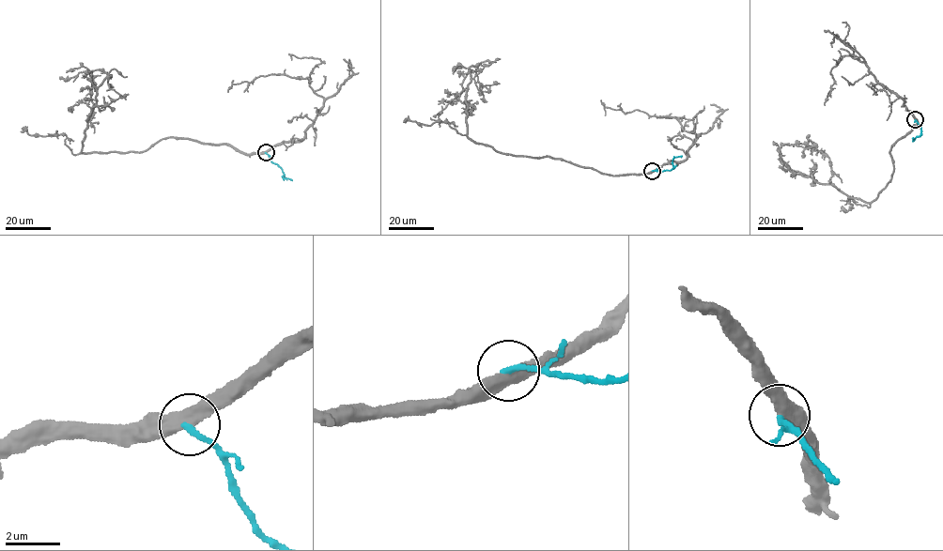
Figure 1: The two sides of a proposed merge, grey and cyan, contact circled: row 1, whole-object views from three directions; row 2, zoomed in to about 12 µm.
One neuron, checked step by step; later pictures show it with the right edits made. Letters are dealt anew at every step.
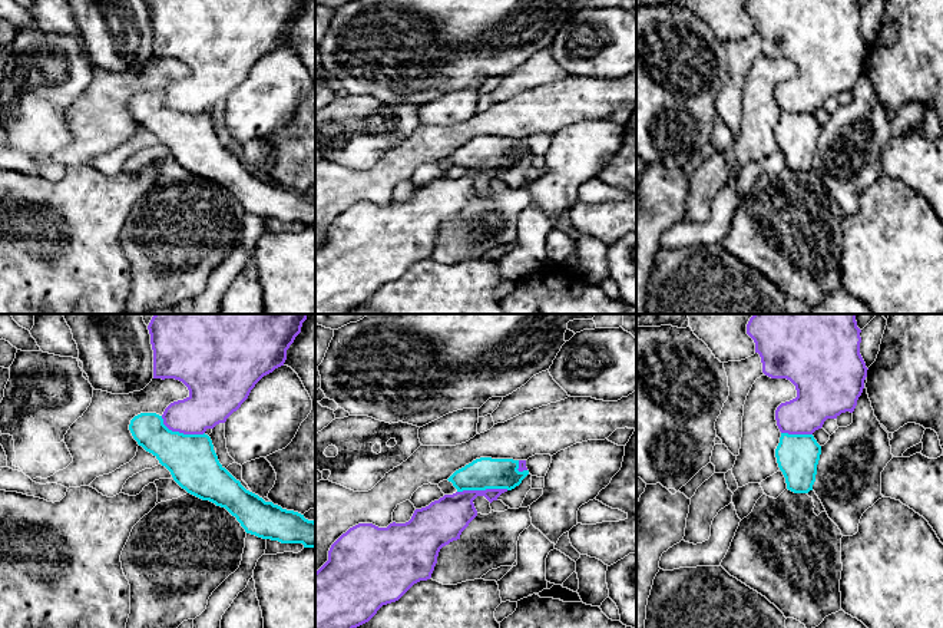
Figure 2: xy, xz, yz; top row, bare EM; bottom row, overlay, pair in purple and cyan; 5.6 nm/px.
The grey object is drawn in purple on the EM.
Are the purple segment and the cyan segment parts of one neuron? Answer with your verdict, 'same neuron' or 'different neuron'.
different neuron

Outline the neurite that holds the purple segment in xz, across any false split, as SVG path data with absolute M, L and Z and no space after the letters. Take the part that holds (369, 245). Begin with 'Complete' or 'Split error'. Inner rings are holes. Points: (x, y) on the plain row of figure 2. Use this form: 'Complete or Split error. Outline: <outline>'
Complete. Outline: M456 171L416 188L406 202L350 206L315 251L315 314L347 314L414 262L430 258L440 228L460 218L477 195L473 179L484 175L492 182L504 171Z

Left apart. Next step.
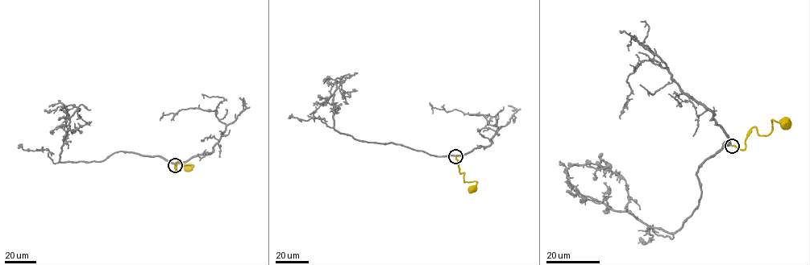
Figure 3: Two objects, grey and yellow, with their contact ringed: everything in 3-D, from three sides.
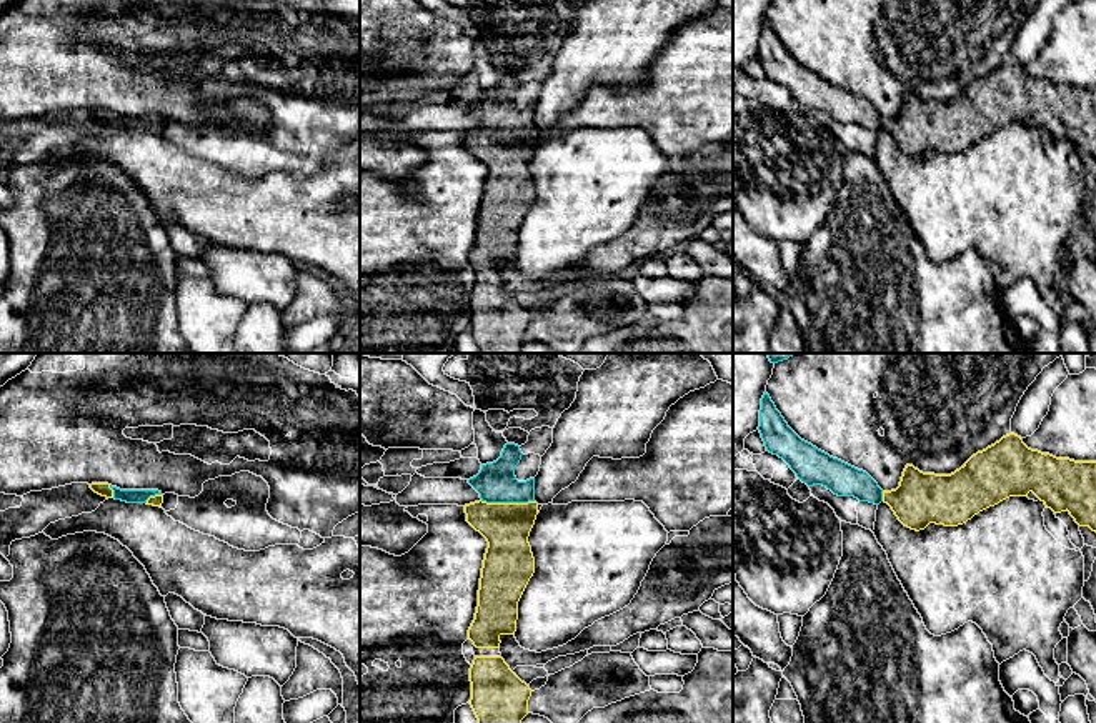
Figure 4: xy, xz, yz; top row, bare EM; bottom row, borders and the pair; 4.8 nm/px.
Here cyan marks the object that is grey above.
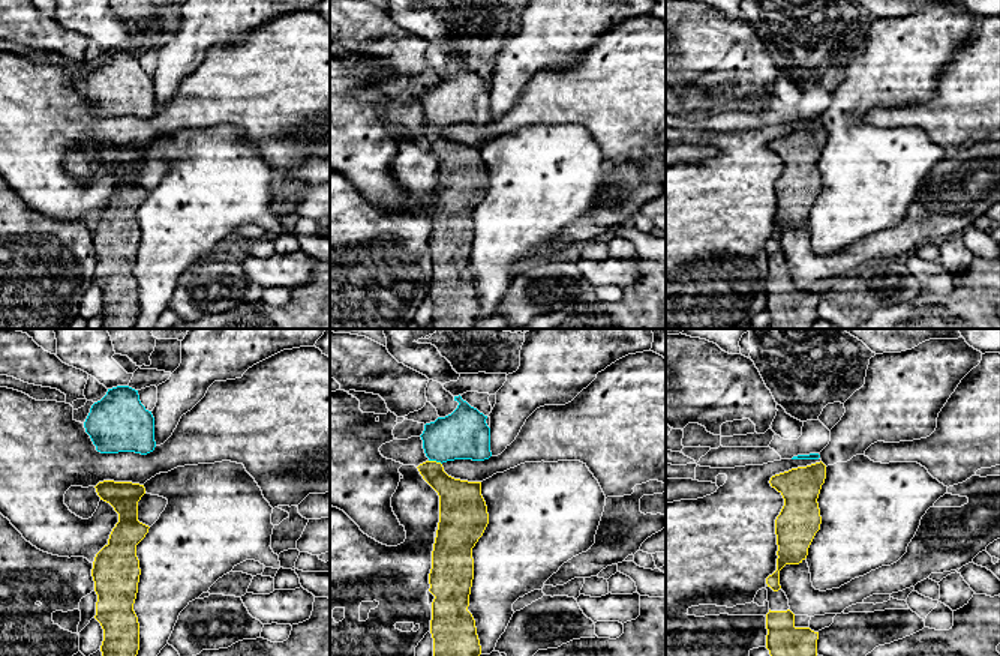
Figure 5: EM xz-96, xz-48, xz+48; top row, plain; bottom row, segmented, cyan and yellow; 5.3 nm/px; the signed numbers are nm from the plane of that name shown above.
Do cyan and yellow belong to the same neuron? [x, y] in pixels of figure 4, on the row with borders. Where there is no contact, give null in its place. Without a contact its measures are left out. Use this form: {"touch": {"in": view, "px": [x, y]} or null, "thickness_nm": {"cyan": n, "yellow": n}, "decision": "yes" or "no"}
{"touch": {"in": "xz", "px": [507, 502]}, "thickness_nm": {"cyan": 190, "yellow": 220}, "decision": "yes"}

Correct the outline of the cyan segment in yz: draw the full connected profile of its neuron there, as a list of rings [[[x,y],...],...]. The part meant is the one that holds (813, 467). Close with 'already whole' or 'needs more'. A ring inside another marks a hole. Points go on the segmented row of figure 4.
[[[765,391],[758,426],[770,453],[783,458],[808,486],[823,485],[838,496],[888,503],[911,530],[929,523],[958,526],[1009,496],[1033,491],[1054,513],[1069,511],[1079,526],[1096,531],[1096,461],[1074,461],[1028,448],[1009,433],[973,455],[951,475],[923,473],[906,465],[899,486],[883,491],[858,470],[801,440]]]; needs more

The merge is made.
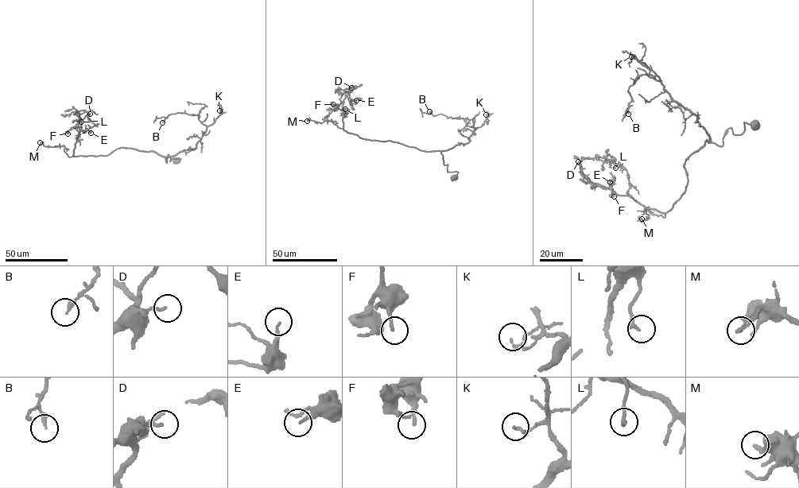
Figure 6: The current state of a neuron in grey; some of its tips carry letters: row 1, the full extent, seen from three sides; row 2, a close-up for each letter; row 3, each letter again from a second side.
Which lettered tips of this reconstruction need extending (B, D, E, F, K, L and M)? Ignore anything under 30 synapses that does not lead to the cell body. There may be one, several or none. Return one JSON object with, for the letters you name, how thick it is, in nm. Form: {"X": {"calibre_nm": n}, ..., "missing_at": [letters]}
{"missing_at": []}

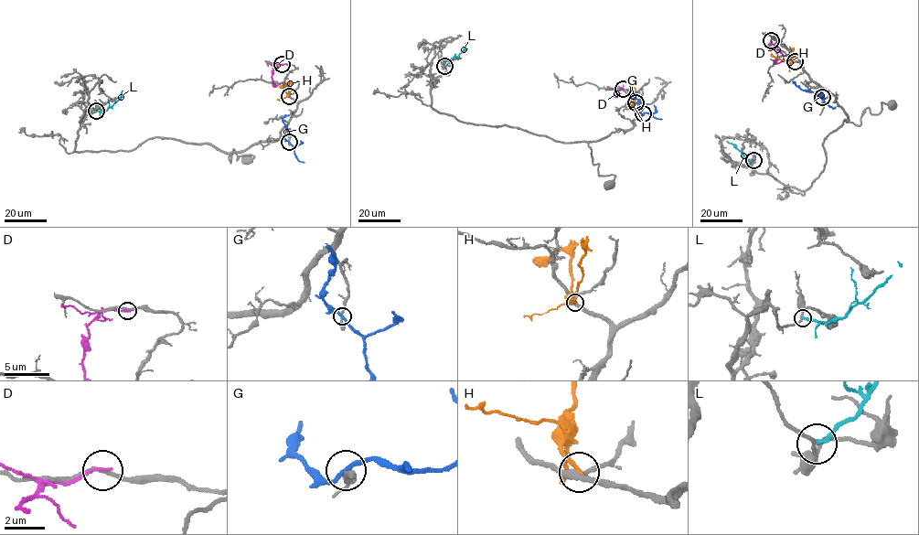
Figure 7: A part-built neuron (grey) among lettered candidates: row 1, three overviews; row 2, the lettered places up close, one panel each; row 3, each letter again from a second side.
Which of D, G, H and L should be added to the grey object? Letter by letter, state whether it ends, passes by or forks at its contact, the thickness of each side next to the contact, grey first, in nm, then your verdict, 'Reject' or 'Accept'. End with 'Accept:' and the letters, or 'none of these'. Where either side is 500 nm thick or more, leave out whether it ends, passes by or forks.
D: It ends there. Thickness 170 nm (grey) against 170 nm. Reject
G: It passes by. Thickness 180 nm (grey) against 200 nm. Reject
H: It ends there. Thickness 320 nm (grey) against 200 nm. Reject
L: It ends there. Thickness 160 nm (grey) against 200 nm. Reject
Accept: none of these

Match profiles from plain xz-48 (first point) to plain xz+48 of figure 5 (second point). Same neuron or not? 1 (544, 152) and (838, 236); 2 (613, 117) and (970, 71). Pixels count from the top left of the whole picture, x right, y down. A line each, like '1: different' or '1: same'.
1: same
2: same

